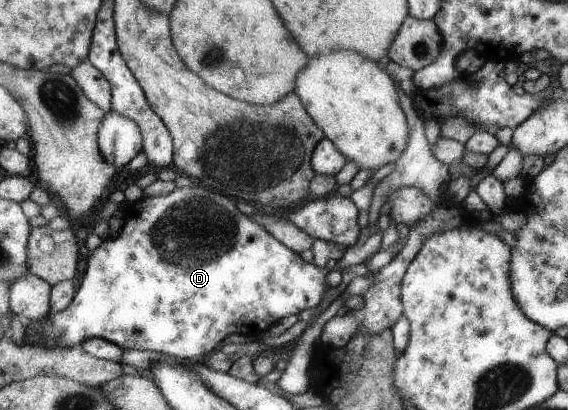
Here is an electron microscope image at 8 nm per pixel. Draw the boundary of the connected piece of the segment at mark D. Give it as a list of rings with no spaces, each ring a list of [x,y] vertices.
[[[192,185],[182,188],[175,187],[165,195],[141,197],[127,207],[125,215],[117,237],[105,238],[103,243],[88,258],[84,277],[71,305],[62,312],[49,314],[47,319],[31,323],[23,335],[23,347],[29,345],[30,347],[47,347],[49,349],[72,348],[74,345],[81,345],[89,338],[103,338],[113,342],[122,350],[149,350],[167,356],[175,356],[181,360],[197,361],[199,355],[213,351],[217,347],[217,343],[227,335],[238,333],[239,335],[258,338],[277,322],[294,318],[302,310],[312,309],[320,303],[326,290],[329,289],[326,284],[328,270],[325,267],[316,267],[312,262],[303,261],[299,254],[284,247],[279,240],[271,236],[259,224],[254,223],[248,216],[237,213],[233,201],[227,199],[227,196],[215,195],[203,187]]]

